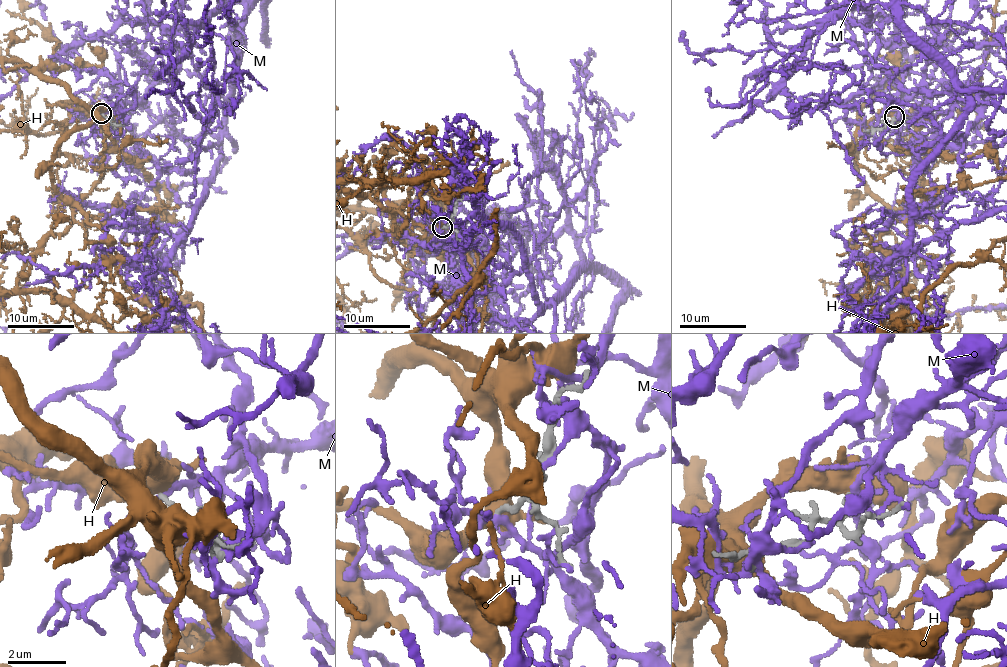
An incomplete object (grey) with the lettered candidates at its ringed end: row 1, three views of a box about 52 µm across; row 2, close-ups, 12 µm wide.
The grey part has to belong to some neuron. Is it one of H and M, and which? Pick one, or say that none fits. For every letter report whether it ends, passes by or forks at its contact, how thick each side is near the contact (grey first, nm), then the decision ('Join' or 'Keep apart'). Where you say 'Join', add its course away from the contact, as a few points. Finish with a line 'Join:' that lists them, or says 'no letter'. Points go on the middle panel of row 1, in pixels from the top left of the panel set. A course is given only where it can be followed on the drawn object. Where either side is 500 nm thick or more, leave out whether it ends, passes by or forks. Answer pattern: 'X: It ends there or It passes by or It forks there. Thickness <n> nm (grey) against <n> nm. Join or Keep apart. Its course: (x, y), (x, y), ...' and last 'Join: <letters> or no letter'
H: It forks there. Thickness 190 nm (grey) against 460 nm. Keep apart
M: It forks there. Thickness 190 nm (grey) against 200 nm. Keep apart
Join: no letter

